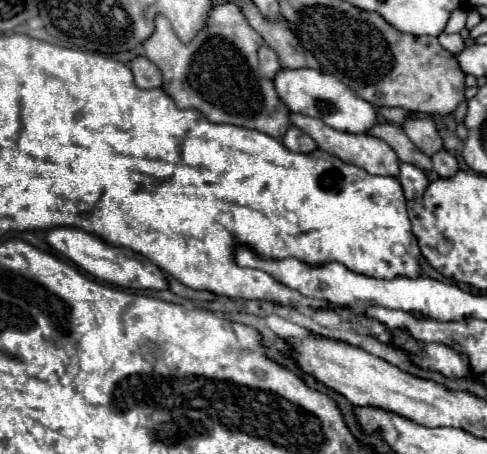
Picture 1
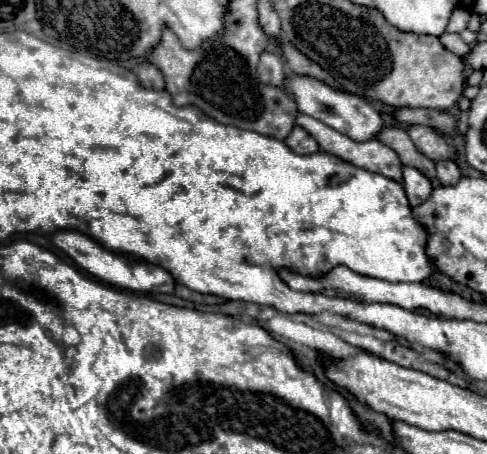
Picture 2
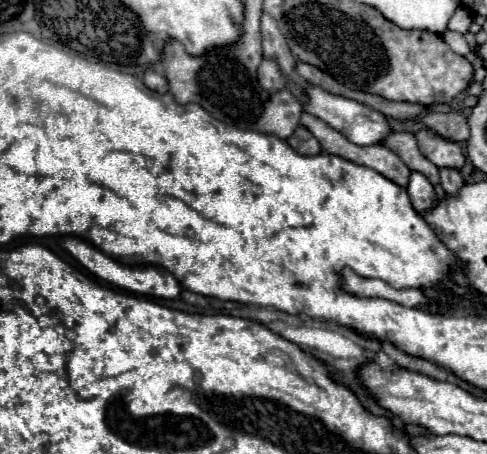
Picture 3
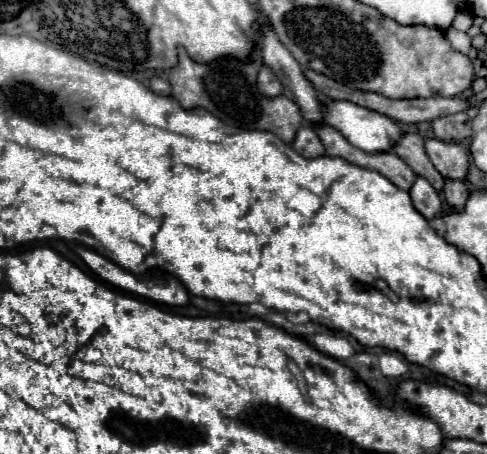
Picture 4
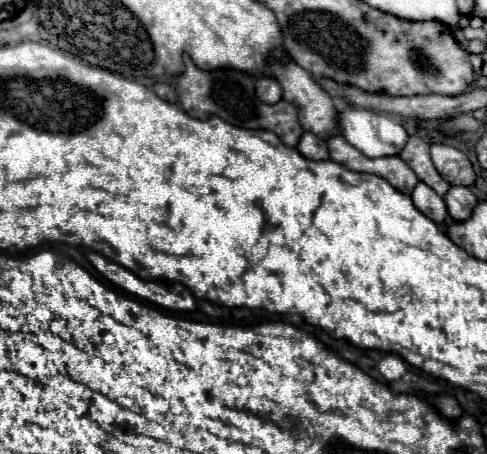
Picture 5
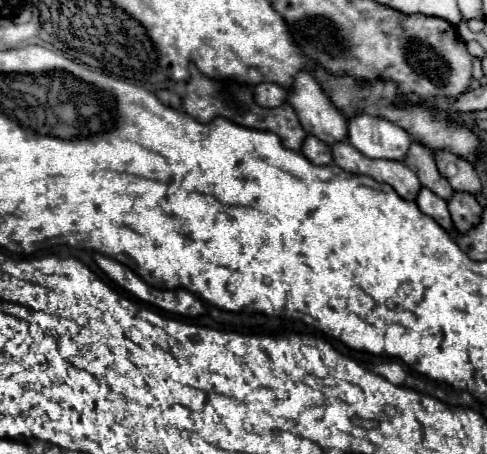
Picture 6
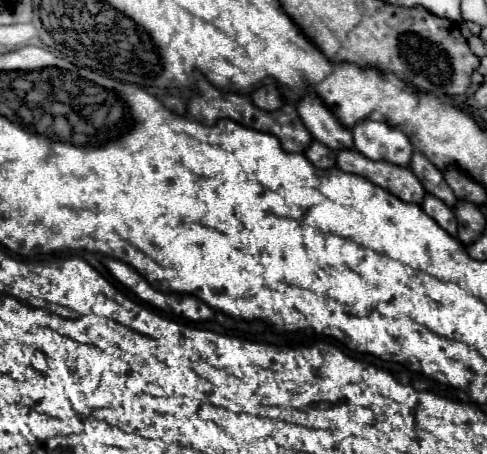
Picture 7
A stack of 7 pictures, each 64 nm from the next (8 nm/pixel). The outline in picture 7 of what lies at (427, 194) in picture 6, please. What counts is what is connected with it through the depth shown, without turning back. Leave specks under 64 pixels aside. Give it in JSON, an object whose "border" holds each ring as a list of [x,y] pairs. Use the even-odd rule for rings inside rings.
{"border":[[[426,196],[424,198],[424,204],[422,204],[422,210],[432,216],[436,220],[436,224],[440,224],[440,228],[444,228],[450,236],[456,238],[458,234],[458,224],[456,224],[456,216],[452,212],[452,208],[448,208],[442,200],[434,198],[434,196]]]}

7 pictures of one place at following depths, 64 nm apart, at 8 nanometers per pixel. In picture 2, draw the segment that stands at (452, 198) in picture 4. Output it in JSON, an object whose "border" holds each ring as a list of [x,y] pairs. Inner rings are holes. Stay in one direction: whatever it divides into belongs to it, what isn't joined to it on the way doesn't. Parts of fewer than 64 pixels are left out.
{"border":[[[452,160],[438,162],[438,164],[436,164],[436,172],[438,172],[438,180],[440,180],[442,186],[454,186],[454,184],[462,178],[458,166],[456,166]]]}

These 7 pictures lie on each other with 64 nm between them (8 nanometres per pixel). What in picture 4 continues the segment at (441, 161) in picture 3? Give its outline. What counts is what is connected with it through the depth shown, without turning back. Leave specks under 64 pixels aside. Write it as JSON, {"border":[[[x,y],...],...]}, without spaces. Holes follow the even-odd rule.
{"border":[[[426,140],[426,154],[432,160],[434,168],[444,176],[444,178],[454,178],[454,180],[464,180],[468,174],[468,156],[464,150],[454,144],[454,142],[442,142],[442,140]]]}

